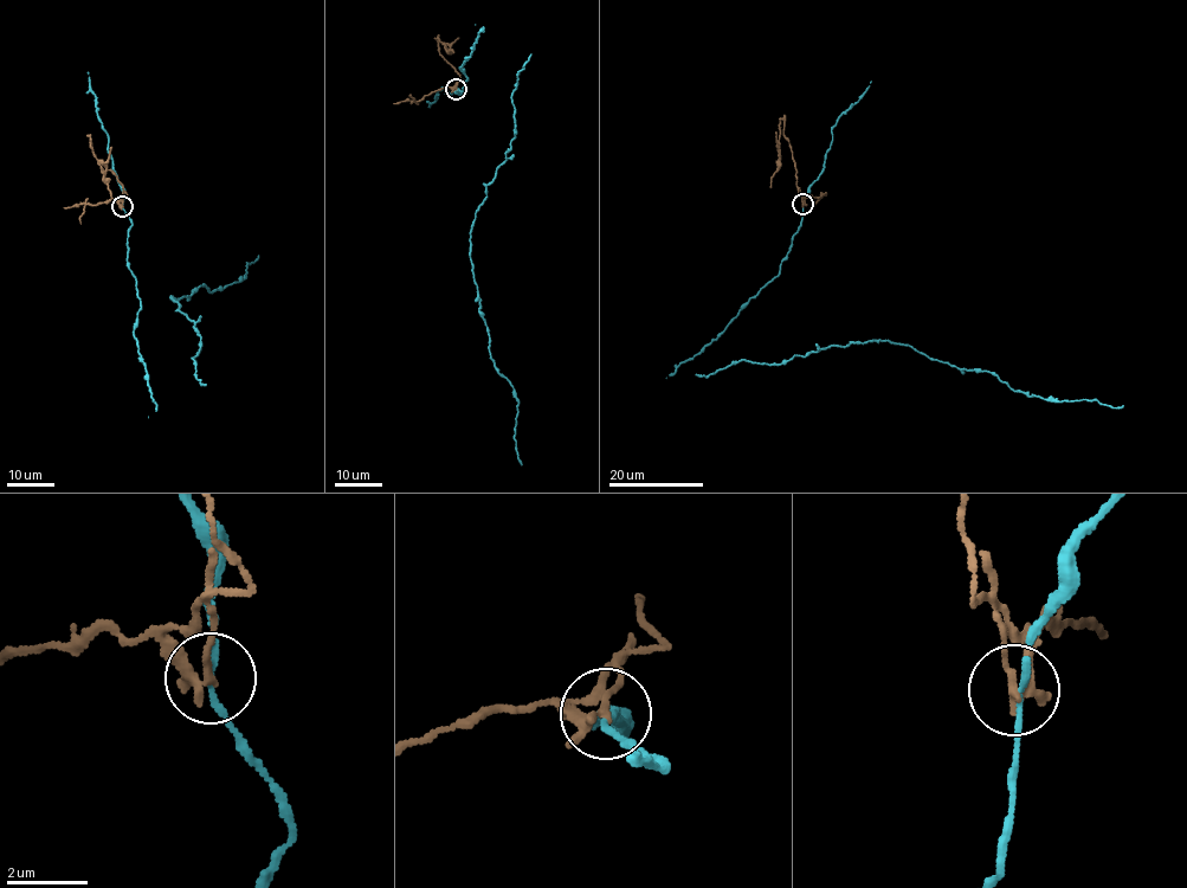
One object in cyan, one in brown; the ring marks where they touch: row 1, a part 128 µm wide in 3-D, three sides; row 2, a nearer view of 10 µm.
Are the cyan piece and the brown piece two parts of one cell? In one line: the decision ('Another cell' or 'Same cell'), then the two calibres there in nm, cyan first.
Another cell. Thickness 150 nm (cyan) against 200 nm

